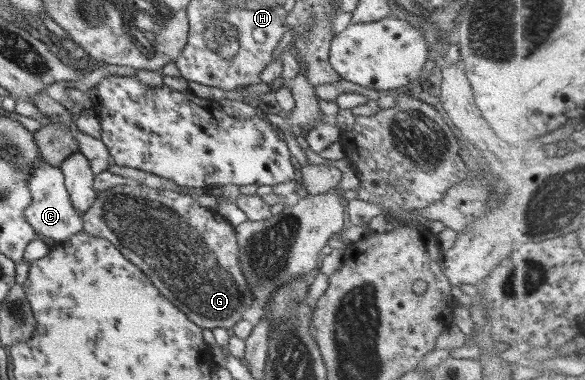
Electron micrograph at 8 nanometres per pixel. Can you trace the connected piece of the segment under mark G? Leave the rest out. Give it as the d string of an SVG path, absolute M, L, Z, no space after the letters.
M136 183L113 186L97 192L91 207L83 213L83 233L107 240L131 264L146 274L151 284L199 328L231 328L253 304L253 298L239 270L235 230L215 210L201 208L194 196L175 187L151 189Z

